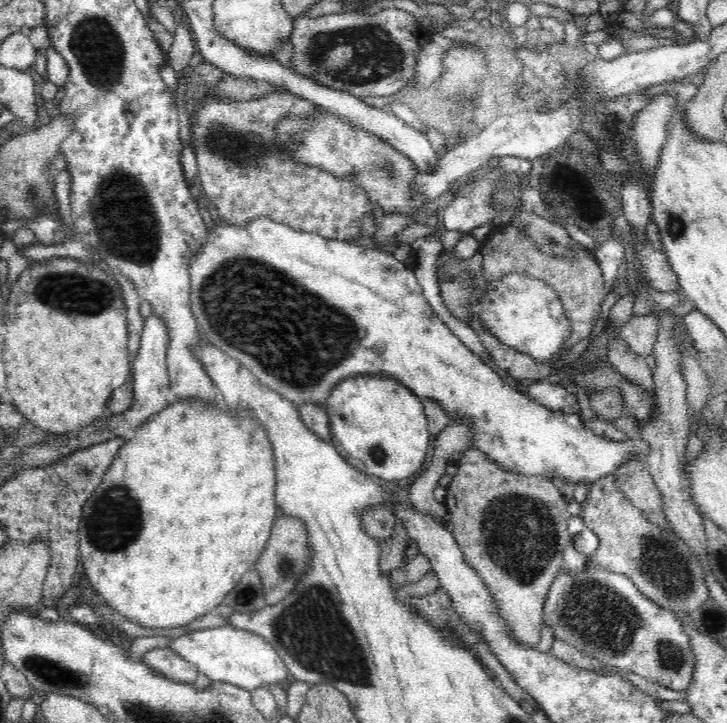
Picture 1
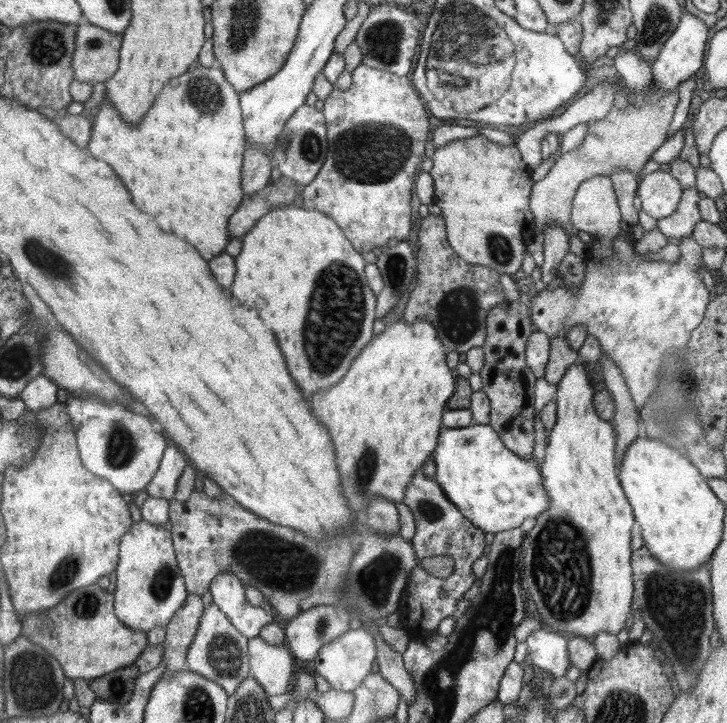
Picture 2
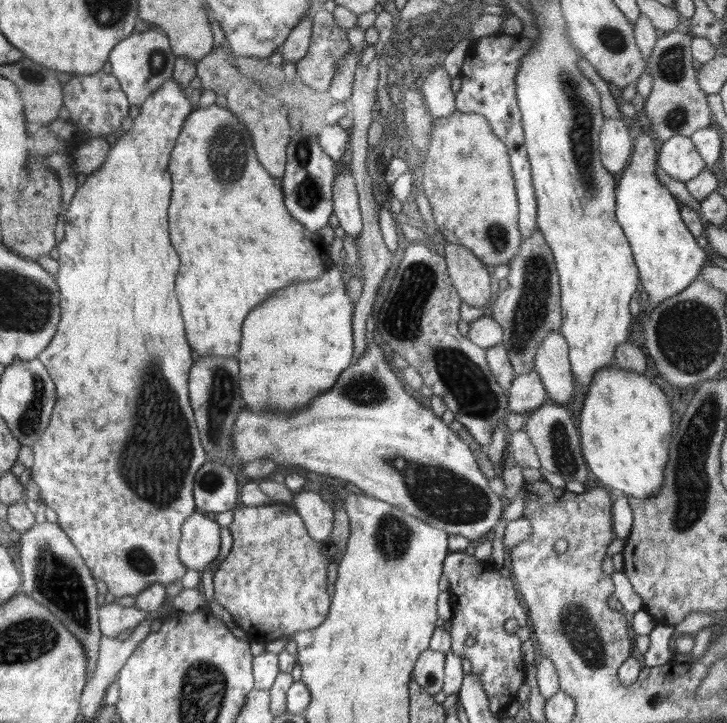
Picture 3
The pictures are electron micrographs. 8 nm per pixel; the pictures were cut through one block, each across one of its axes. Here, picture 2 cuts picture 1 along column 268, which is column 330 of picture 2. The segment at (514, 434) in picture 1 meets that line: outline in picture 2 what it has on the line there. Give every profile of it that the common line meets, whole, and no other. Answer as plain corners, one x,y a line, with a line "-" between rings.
294,205
285,206
284,208
274,208
268,214
262,216
260,220
241,238
242,249
235,258
236,278
232,284
232,294
240,300
240,304
244,304
246,308
258,308
260,318
264,320
264,324
268,324
272,328
272,332
276,334
276,340
280,344
280,350
286,358
288,370
292,374
292,378
296,380
298,388
304,392
304,396
312,396
314,392
330,388
334,384
338,384
352,360
362,352
362,348
374,338
374,312
377,304
377,296
368,287
367,278
365,275
364,258
352,245
351,242
344,236
342,229
324,213
304,209
303,207
294,207

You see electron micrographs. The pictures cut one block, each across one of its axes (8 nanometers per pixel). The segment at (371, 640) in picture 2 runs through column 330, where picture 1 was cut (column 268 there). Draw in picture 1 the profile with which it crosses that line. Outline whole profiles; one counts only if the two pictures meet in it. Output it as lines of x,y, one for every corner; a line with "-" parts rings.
228,625
189,631
173,639
170,649
174,649
182,659
196,665
199,673
214,681
230,683
250,691
270,684
280,685
289,676
286,661
278,655
272,644
254,632

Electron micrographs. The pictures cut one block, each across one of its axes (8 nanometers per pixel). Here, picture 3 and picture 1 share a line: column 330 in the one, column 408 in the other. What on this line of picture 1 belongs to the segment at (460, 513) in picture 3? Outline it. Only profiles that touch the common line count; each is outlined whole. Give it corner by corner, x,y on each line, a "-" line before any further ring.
348,376
346,380
335,384
325,404
333,444
347,462
364,475
376,476
388,482
404,481
425,464
424,460
430,444
430,432
423,403
422,398
404,384
400,384
400,381
394,377

